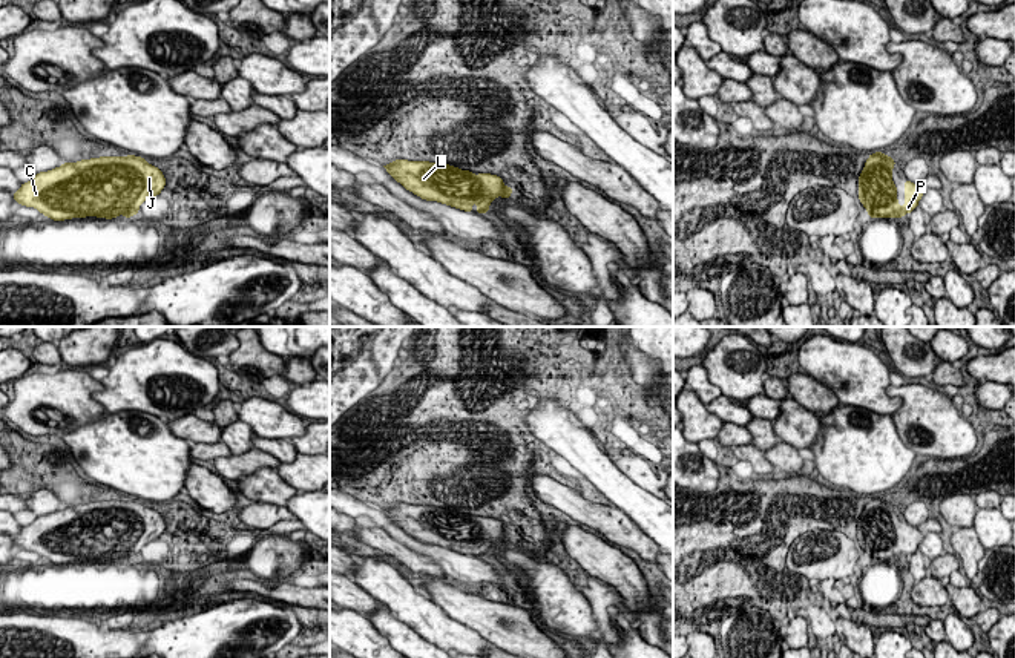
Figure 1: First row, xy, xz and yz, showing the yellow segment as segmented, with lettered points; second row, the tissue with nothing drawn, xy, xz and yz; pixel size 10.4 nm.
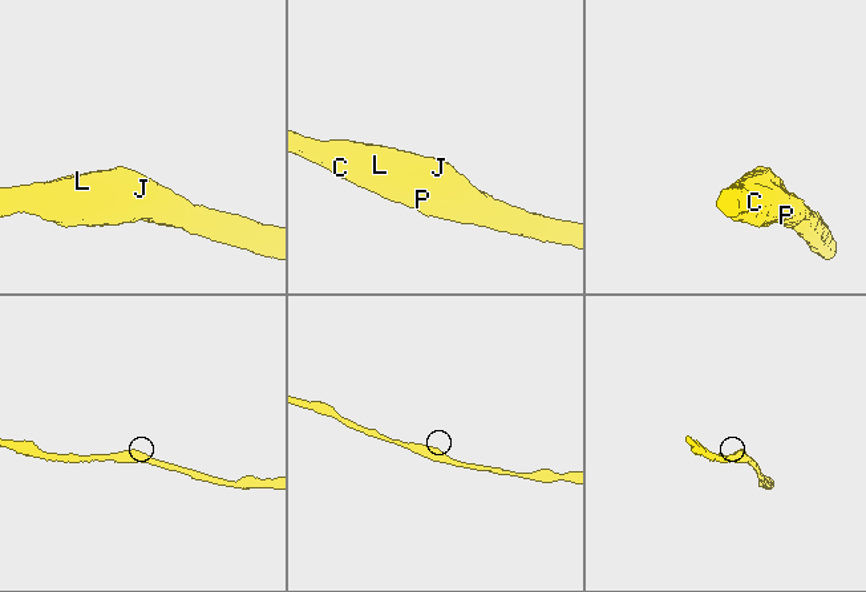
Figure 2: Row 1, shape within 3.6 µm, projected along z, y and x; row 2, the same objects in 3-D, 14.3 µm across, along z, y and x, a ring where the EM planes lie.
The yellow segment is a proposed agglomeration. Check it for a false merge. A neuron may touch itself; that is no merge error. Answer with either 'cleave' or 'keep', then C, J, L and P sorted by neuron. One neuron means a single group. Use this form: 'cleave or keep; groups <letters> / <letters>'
keep; groups C J L P

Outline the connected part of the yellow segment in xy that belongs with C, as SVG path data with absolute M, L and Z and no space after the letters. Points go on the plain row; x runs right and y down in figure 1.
M100 500L35 517L12 540L52 564L112 563L138 558L140 549L159 538L164 529L163 515L141 500Z

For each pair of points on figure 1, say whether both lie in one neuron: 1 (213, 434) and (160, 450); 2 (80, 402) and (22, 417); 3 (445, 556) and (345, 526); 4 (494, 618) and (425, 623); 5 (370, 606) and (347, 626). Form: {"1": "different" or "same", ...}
{"1": "different", "2": "same", "3": "different", "4": "different", "5": "different"}

